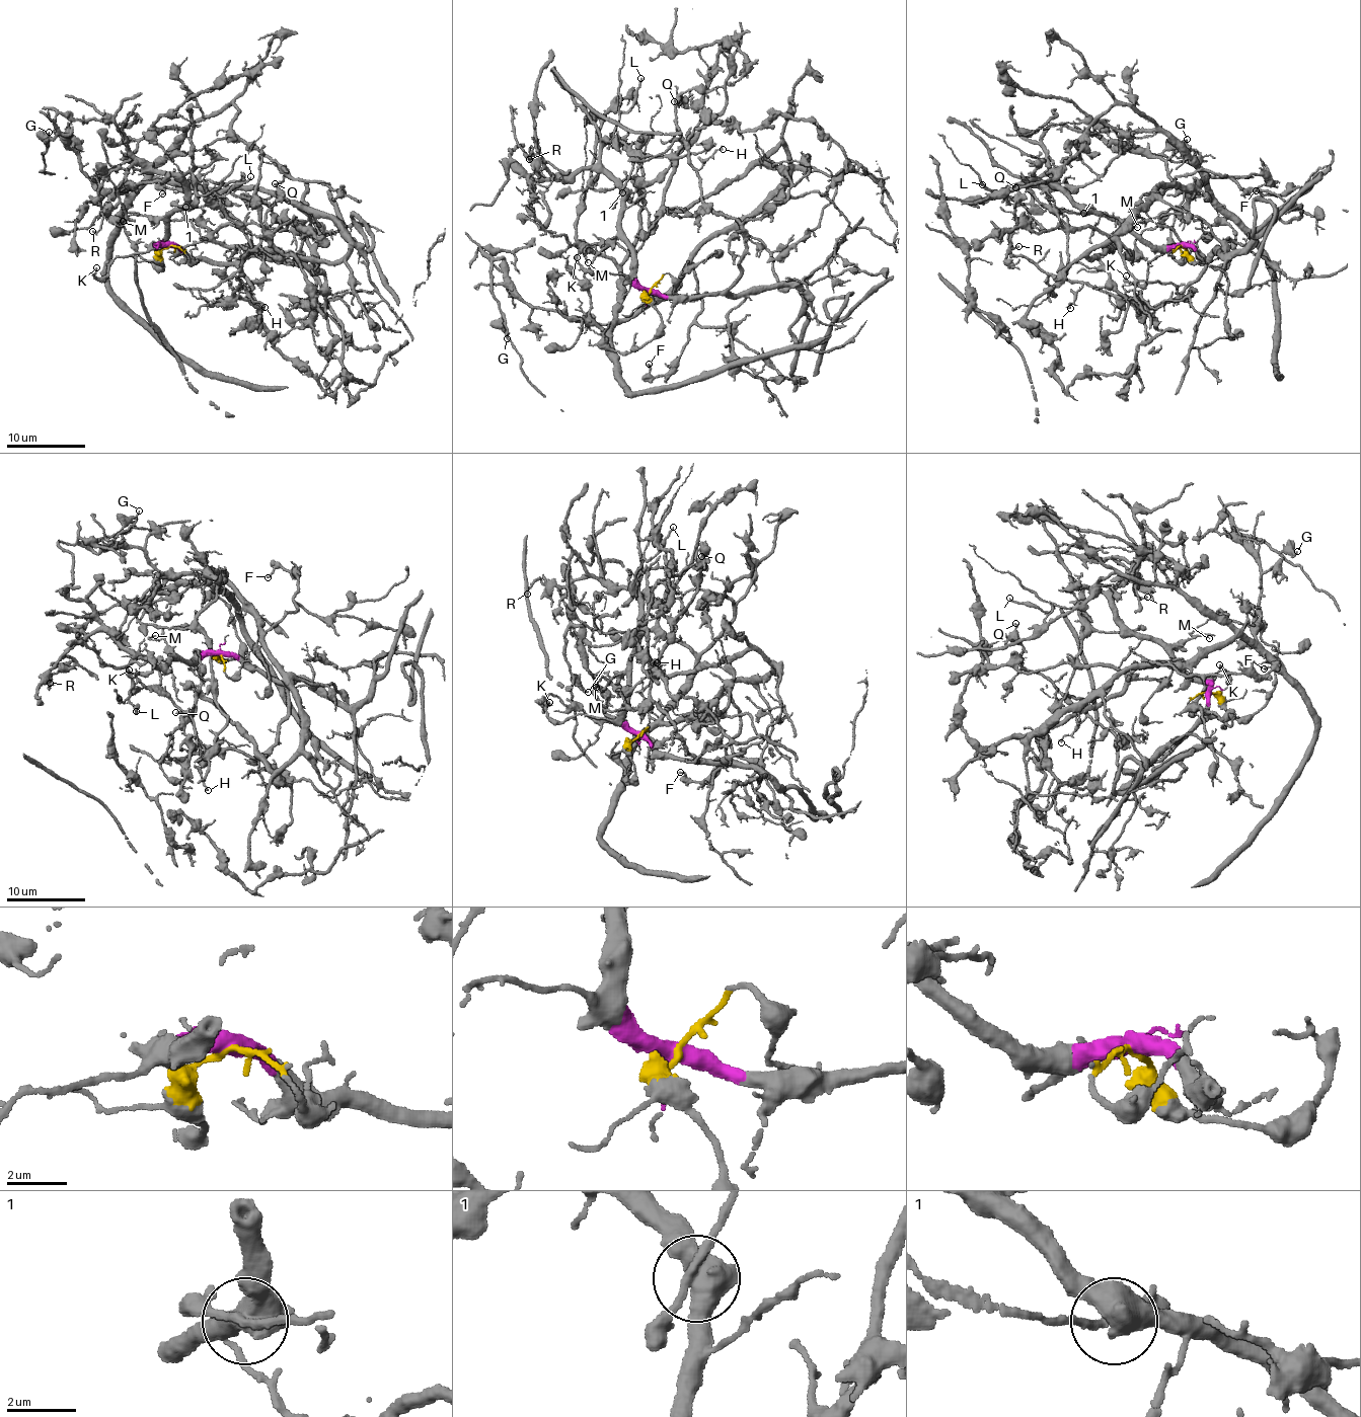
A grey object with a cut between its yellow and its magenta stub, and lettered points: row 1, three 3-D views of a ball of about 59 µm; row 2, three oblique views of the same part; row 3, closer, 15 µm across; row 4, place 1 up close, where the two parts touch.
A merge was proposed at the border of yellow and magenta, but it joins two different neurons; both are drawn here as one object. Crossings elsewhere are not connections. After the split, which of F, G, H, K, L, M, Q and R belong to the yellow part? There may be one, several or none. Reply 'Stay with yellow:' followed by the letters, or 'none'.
Stay with yellow: F, G

